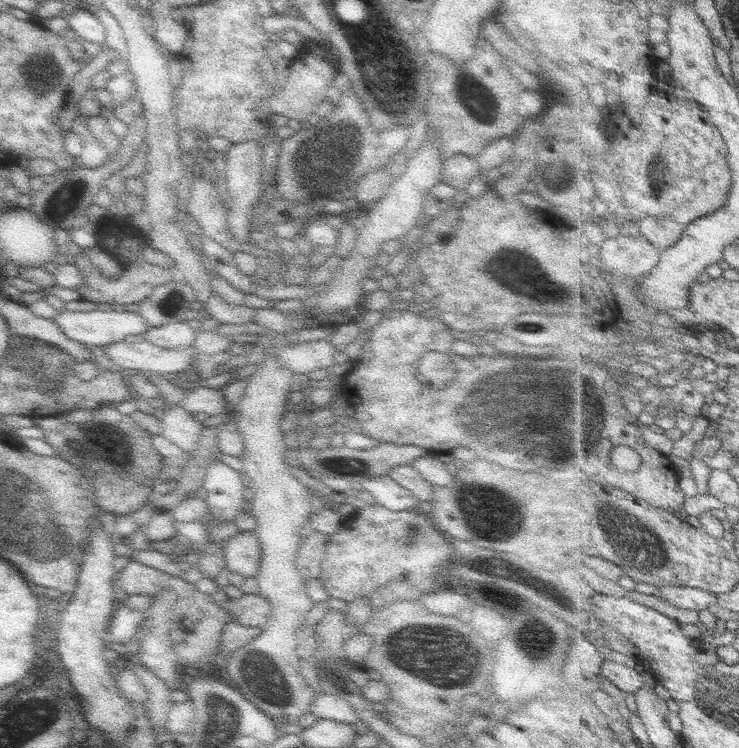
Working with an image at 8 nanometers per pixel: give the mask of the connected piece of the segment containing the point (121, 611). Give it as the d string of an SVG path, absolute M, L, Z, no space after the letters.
M122 602L122 606L113 614L108 628L108 639L113 643L127 645L137 636L143 620L145 620L144 611L135 610Z

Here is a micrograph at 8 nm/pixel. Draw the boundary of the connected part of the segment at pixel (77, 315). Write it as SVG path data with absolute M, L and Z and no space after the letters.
M115 308L114 310L104 311L96 309L93 311L67 311L62 310L55 317L58 326L64 332L64 335L70 340L77 340L86 344L90 348L108 347L108 344L116 344L127 339L129 336L146 334L150 330L150 325L142 317L139 311L128 311L126 309Z

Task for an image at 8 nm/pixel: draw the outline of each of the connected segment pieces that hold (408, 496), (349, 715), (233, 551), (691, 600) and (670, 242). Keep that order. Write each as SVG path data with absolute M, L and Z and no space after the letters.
M388 474L366 478L364 488L374 496L378 504L392 511L400 512L421 508L419 498Z
M320 692L312 703L311 713L318 719L334 720L344 724L356 724L360 722L358 714L352 704L342 697Z
M256 529L242 531L228 539L224 549L226 568L244 578L256 577L261 564L262 547Z
M662 586L658 587L656 595L680 608L698 612L702 612L714 603L718 603L718 595L692 587Z
M649 217L648 219L641 219L631 230L645 237L658 249L667 250L680 243L686 226L670 218Z

